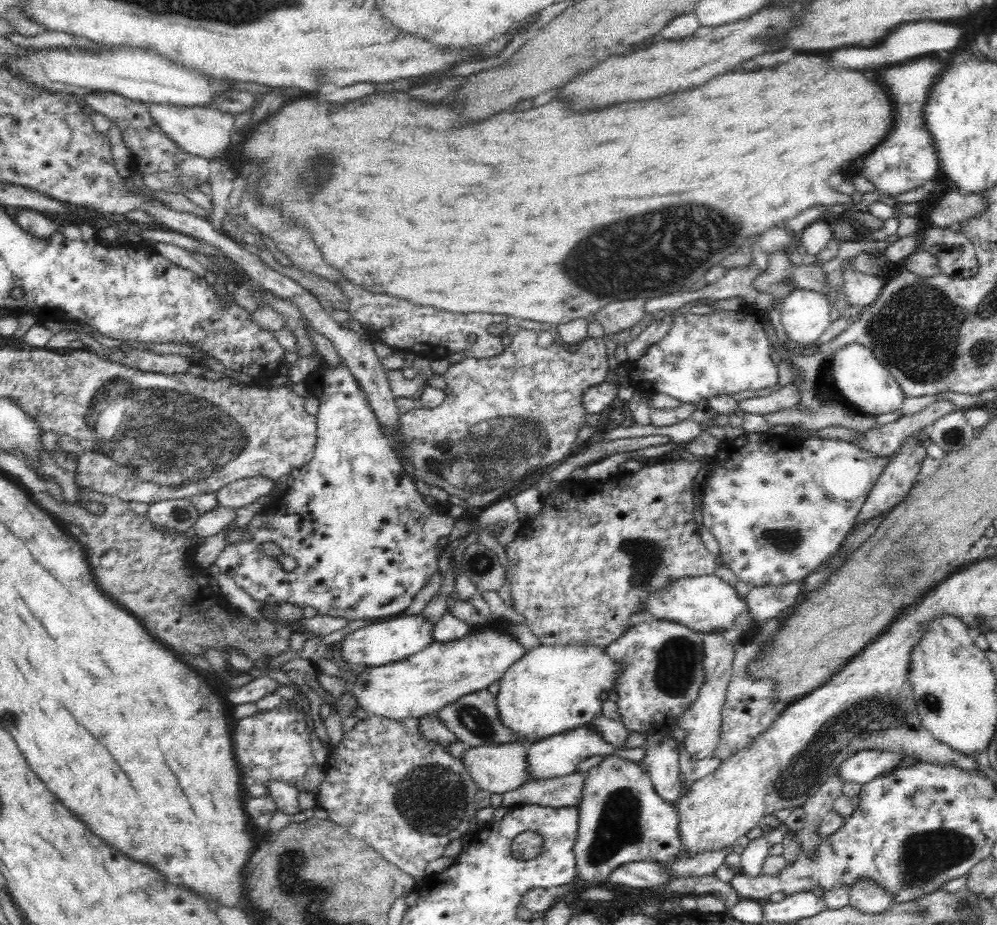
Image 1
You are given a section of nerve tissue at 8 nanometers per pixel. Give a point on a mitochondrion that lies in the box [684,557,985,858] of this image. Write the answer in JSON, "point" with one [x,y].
{"point":[804,772]}

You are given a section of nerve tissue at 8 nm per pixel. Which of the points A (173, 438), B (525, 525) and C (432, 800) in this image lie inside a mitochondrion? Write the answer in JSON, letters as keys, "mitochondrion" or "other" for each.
{"A":"mitochondrion","B":"other","C":"mitochondrion"}

